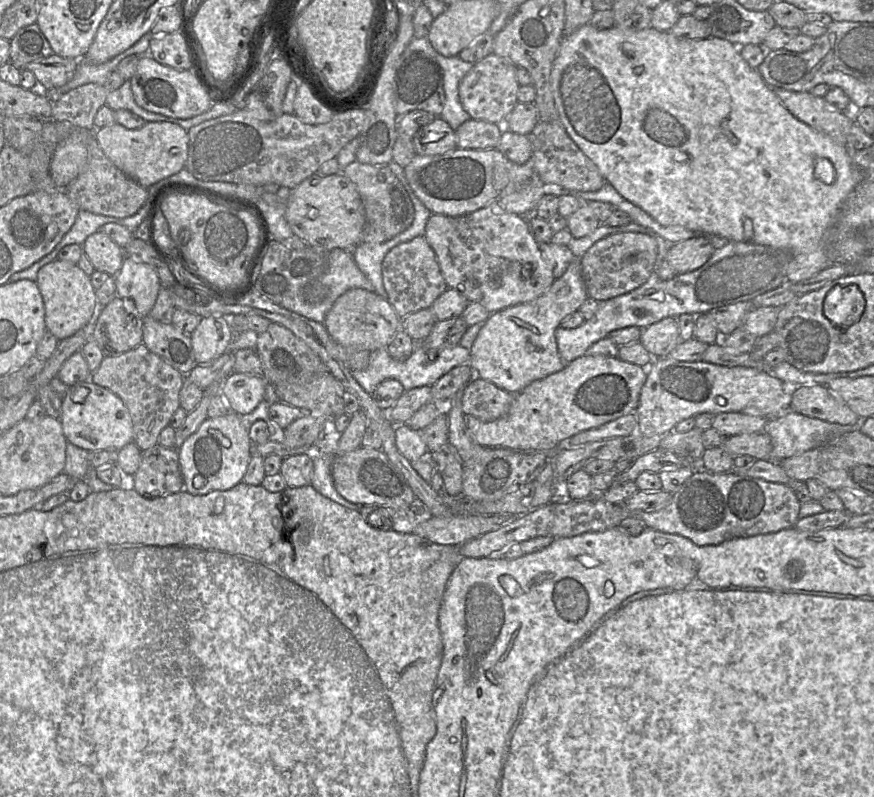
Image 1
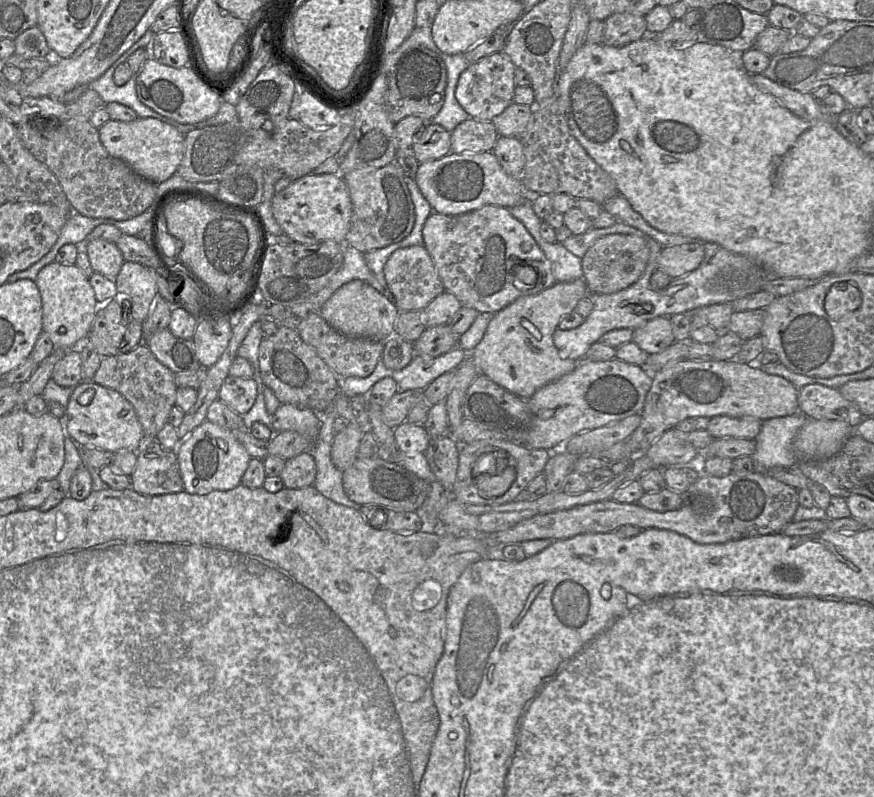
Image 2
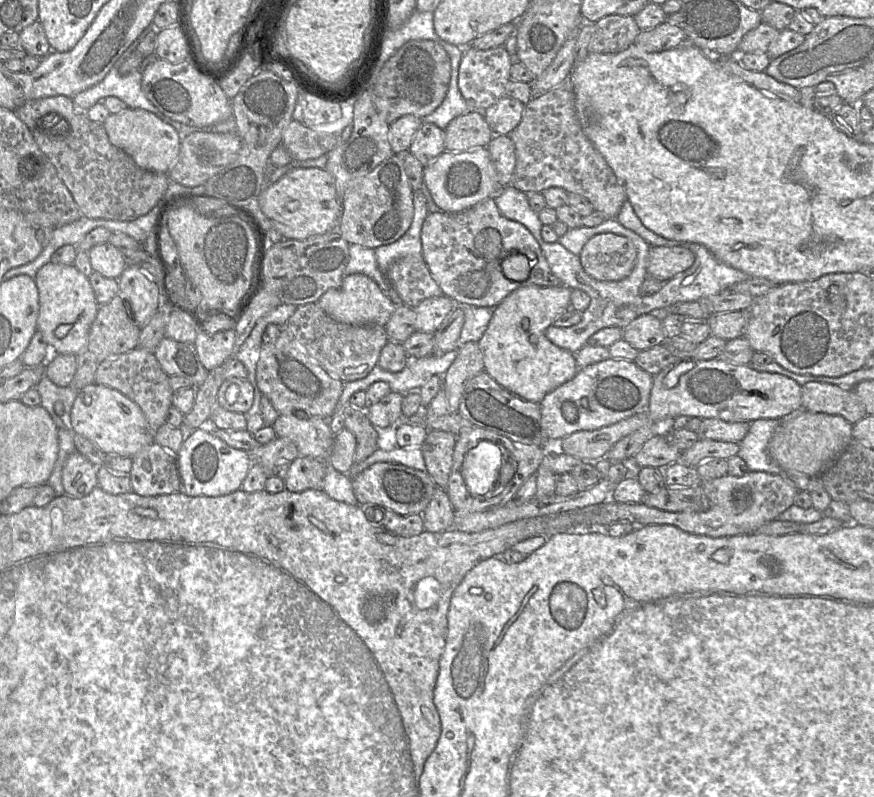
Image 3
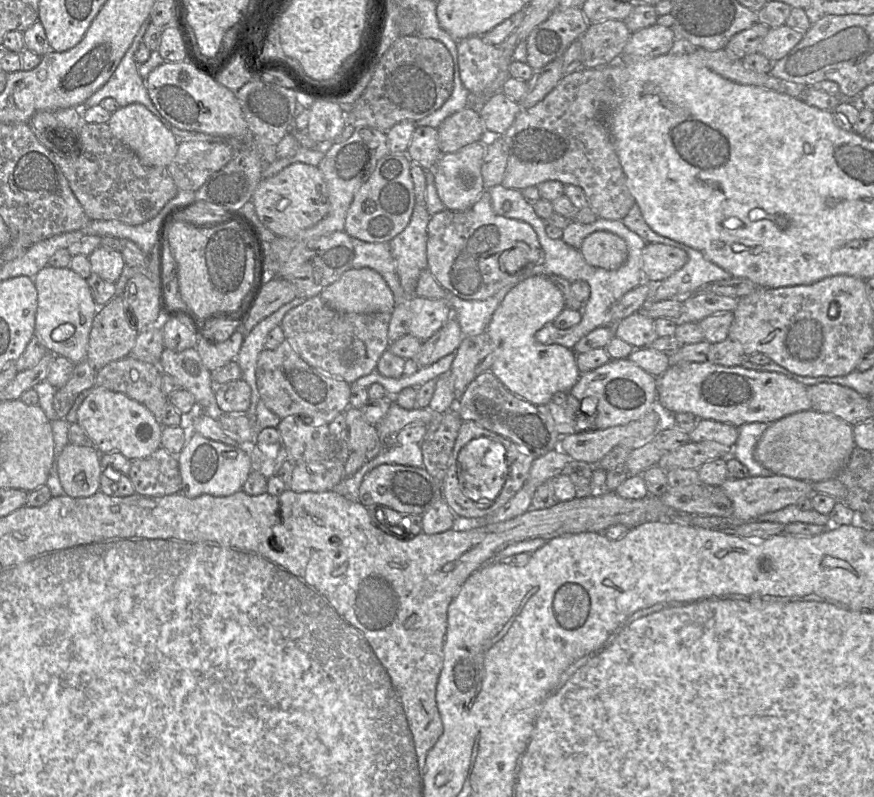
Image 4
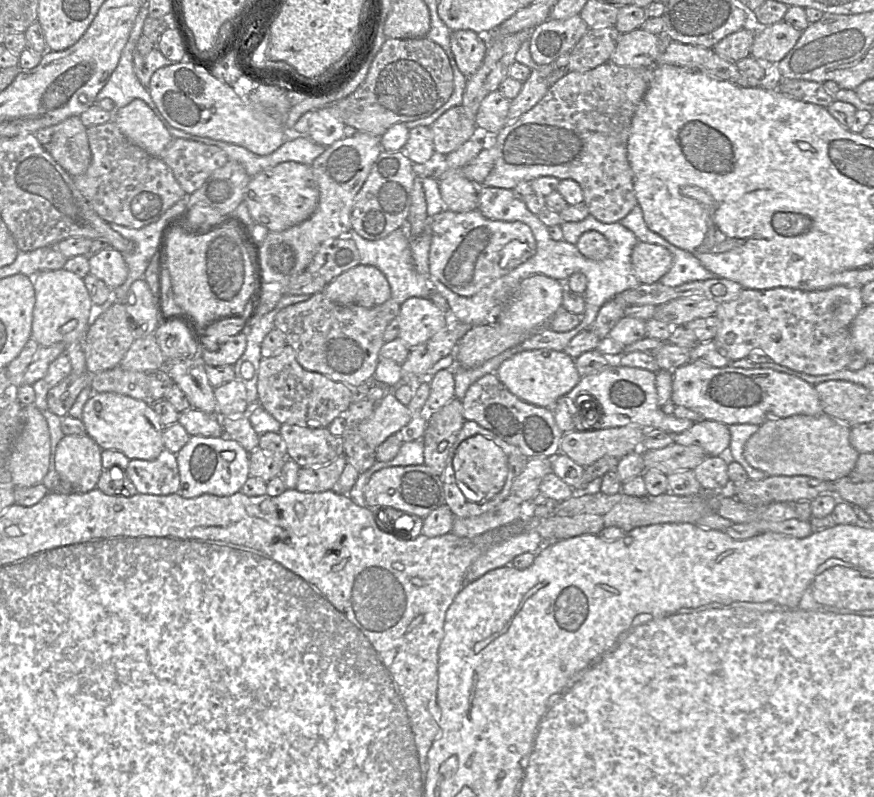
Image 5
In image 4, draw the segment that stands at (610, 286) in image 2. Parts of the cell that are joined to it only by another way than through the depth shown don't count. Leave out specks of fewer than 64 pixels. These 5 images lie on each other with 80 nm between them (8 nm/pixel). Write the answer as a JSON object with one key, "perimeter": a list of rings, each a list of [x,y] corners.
{"perimeter":[[[606,231],[588,235],[582,242],[580,252],[588,265],[608,271],[618,269],[628,258],[626,242]]]}

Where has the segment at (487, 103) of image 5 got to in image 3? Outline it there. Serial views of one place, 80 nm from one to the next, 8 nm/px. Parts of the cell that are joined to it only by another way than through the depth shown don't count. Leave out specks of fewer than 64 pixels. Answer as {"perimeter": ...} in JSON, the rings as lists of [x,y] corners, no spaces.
{"perimeter":[[[503,96],[482,114],[494,134],[508,135],[520,123],[524,107],[519,100]]]}

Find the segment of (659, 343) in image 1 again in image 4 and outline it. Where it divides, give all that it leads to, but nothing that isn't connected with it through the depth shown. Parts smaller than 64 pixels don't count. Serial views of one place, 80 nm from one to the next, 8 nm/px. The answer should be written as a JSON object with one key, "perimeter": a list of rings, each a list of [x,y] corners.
{"perimeter":[[[634,313],[614,326],[614,337],[623,340],[634,349],[648,347],[658,336],[654,328],[654,320]]]}

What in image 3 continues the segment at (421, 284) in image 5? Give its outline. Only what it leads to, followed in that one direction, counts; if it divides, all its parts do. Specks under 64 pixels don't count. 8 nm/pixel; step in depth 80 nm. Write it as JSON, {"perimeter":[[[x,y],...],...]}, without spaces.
{"perimeter":[[[349,244],[349,261],[344,270],[344,277],[358,273],[372,279],[386,296],[390,288],[393,288],[378,267],[375,250],[359,244]]]}

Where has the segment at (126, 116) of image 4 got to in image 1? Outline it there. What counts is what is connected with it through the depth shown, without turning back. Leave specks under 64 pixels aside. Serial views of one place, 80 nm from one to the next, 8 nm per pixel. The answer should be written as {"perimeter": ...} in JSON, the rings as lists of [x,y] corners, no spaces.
{"perimeter":[[[147,122],[140,129],[127,129],[115,123],[95,129],[95,136],[106,157],[124,174],[145,188],[180,172],[188,158],[188,132],[170,122]]]}

